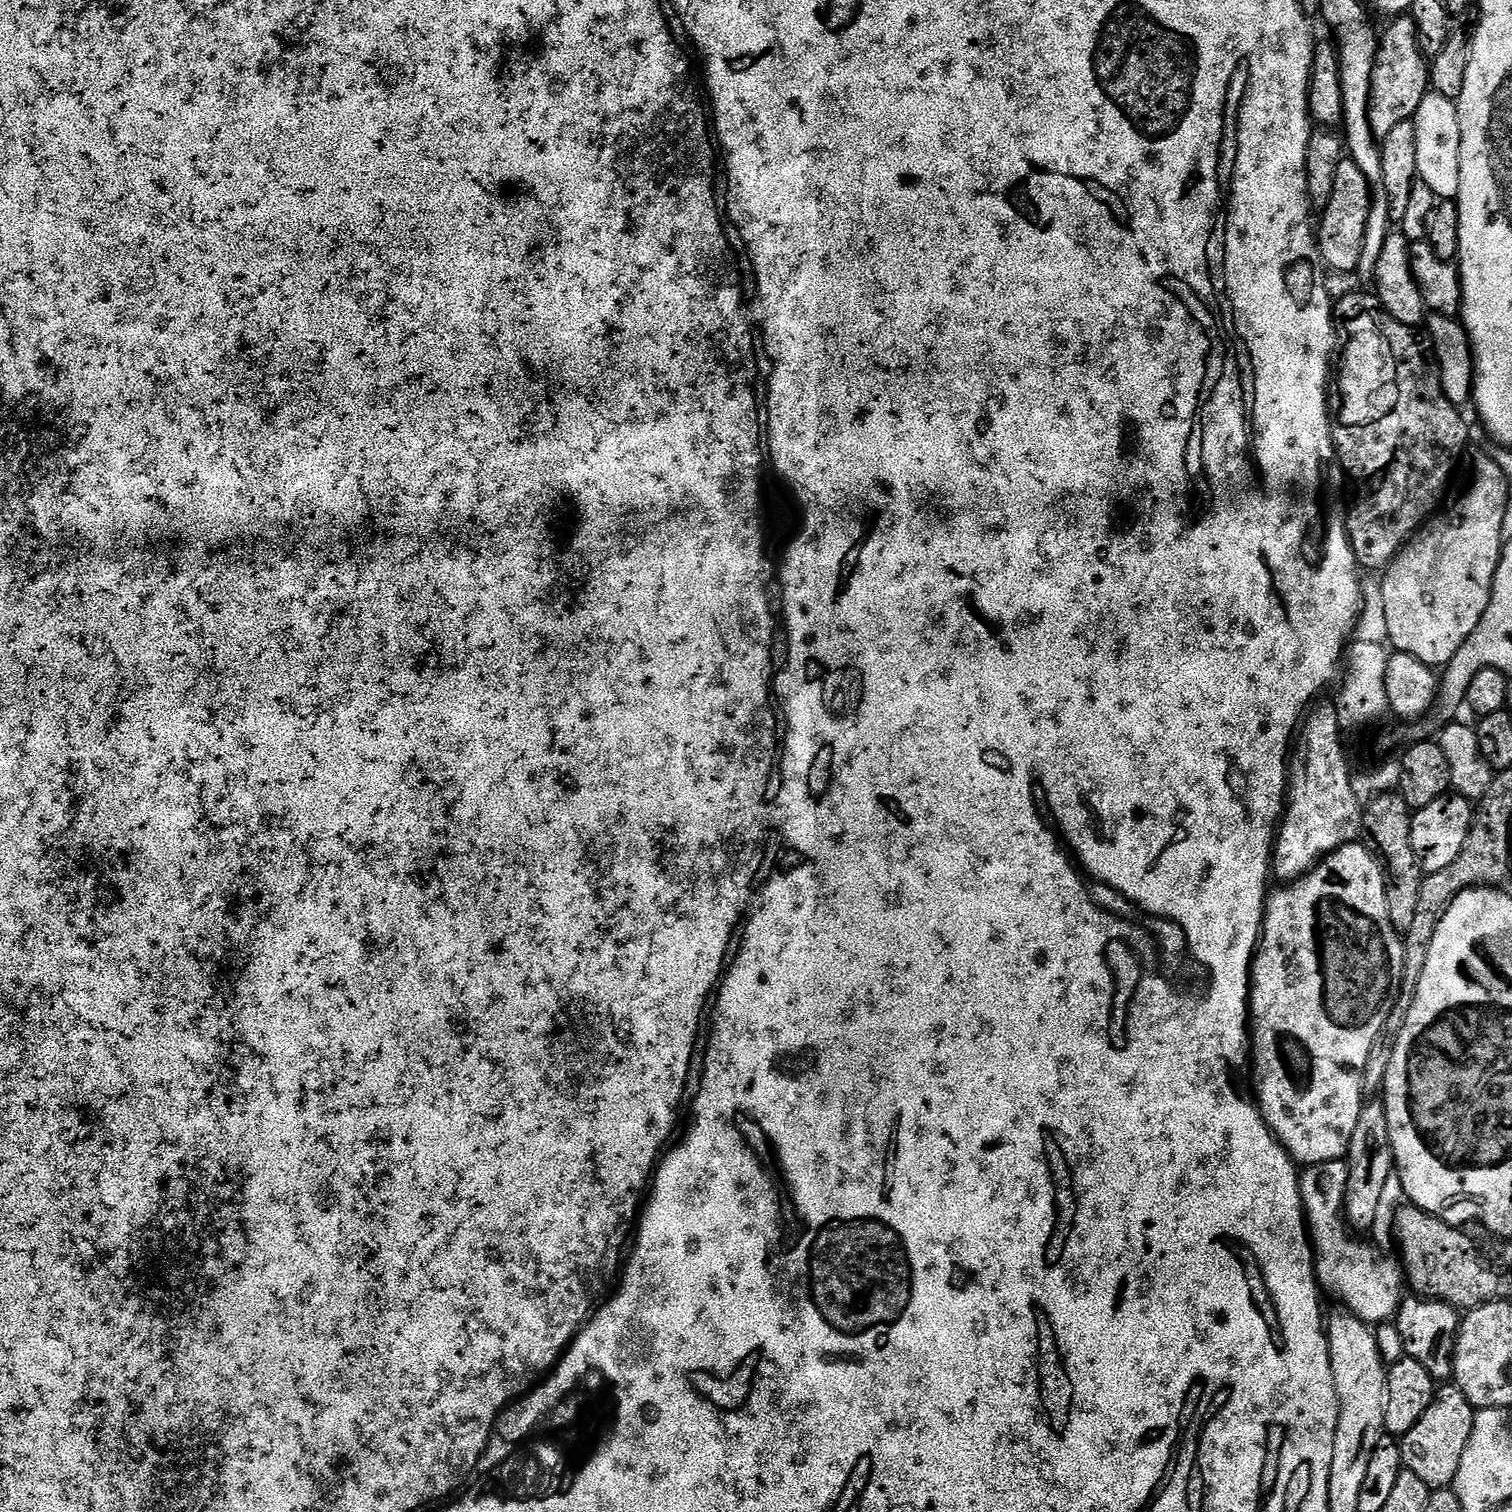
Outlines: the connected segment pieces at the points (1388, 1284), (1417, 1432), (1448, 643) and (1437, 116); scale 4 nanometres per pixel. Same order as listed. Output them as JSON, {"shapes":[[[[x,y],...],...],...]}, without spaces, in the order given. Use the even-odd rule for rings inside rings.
{"shapes":[[[[1343,1159],[1309,1164],[1300,1172],[1300,1193],[1304,1203],[1304,1219],[1308,1222],[1308,1230],[1312,1238],[1312,1246],[1316,1258],[1316,1278],[1325,1293],[1337,1296],[1347,1311],[1367,1322],[1369,1326],[1377,1326],[1383,1320],[1391,1321],[1400,1308],[1400,1302],[1406,1292],[1406,1277],[1399,1259],[1379,1252],[1371,1243],[1357,1238],[1346,1227],[1344,1219],[1344,1195],[1346,1194],[1346,1178],[1348,1165]]],[[[1437,1387],[1436,1397],[1430,1402],[1430,1410],[1422,1414],[1422,1418],[1407,1434],[1399,1437],[1405,1469],[1418,1474],[1429,1490],[1455,1485],[1460,1475],[1466,1442],[1470,1442],[1470,1430],[1474,1430],[1476,1413],[1477,1409],[1472,1407],[1460,1388]]],[[[1491,455],[1478,457],[1468,472],[1468,485],[1460,496],[1460,504],[1464,508],[1454,509],[1449,516],[1437,515],[1431,523],[1421,527],[1392,559],[1383,573],[1382,587],[1388,644],[1394,646],[1395,651],[1410,654],[1423,664],[1443,666],[1451,662],[1466,638],[1474,634],[1492,597],[1492,580],[1496,577],[1500,554],[1506,543],[1502,522],[1510,506],[1508,492],[1510,485],[1504,481],[1495,459]]],[[[1429,91],[1422,98],[1422,106],[1418,106],[1414,123],[1418,134],[1418,179],[1426,182],[1437,198],[1456,200],[1460,194],[1460,123],[1456,101]]]]}

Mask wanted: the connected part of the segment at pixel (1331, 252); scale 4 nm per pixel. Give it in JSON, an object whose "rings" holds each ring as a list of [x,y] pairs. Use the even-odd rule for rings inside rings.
{"rings":[[[1351,158],[1340,161],[1334,174],[1334,191],[1322,210],[1324,216],[1318,220],[1318,256],[1336,272],[1355,273],[1358,258],[1362,258],[1362,238],[1366,238],[1366,218],[1370,218],[1370,196],[1368,183],[1362,170],[1354,166]]]}

